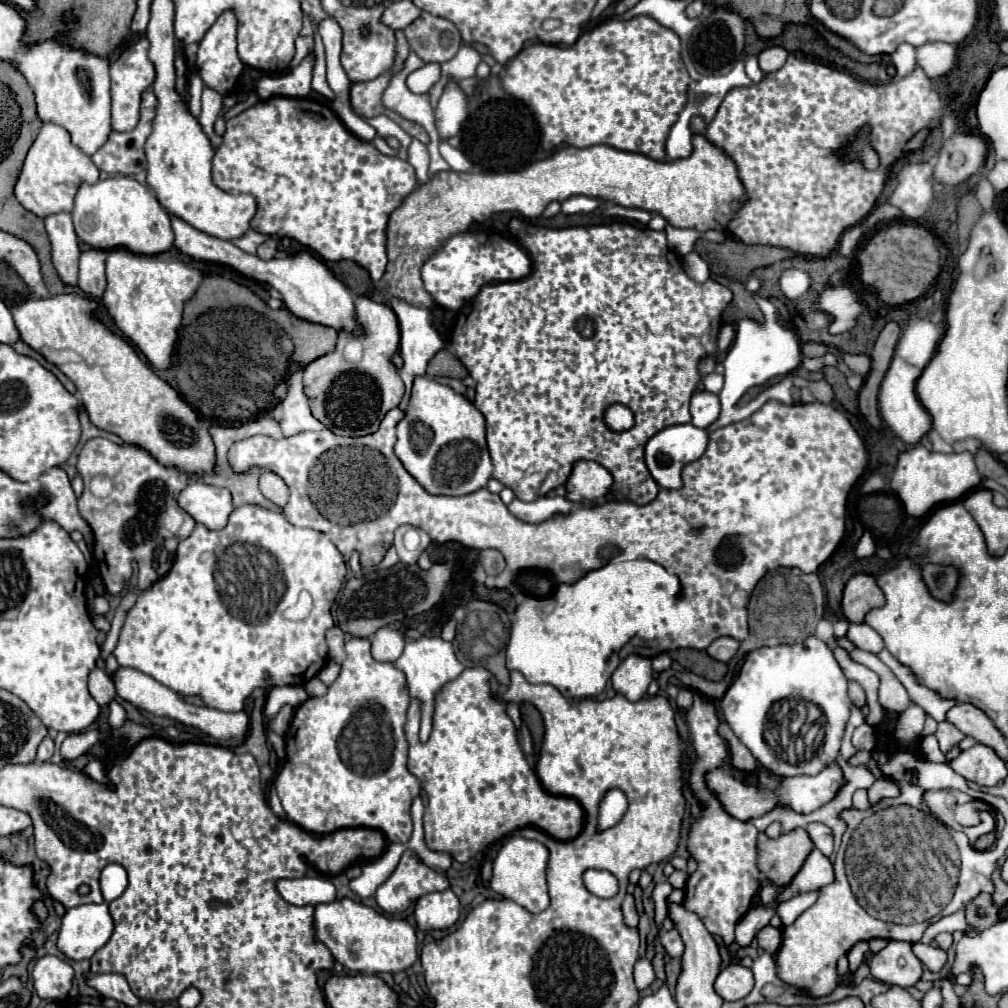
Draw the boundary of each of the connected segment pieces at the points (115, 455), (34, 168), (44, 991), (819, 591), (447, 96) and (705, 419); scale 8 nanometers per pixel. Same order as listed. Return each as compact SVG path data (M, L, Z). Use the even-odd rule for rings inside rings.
M91 438L79 452L77 472L81 474L85 488L79 498L79 514L93 530L93 556L101 566L101 578L105 582L107 594L117 596L129 588L133 574L133 560L153 556L153 550L167 536L189 536L195 520L183 512L181 530L171 534L165 528L165 522L159 520L161 514L169 508L177 508L177 494L187 486L187 474L161 466L145 450L137 446L119 446L107 438ZM95 476L105 476L111 480L113 488L109 496L93 496L89 484Z
M43 124L19 172L15 196L23 208L37 214L39 218L47 218L49 214L71 212L77 186L81 186L81 182L93 184L97 180L99 180L97 166L91 162L87 154L83 154L77 146L71 144L69 134L57 124Z
M43 956L33 968L33 982L39 998L61 1002L71 990L73 968L57 956Z
M777 568L773 570L773 576L769 576L769 582L773 578L773 592L765 586L755 586L751 600L747 604L749 610L749 636L741 642L741 648L733 660L737 664L741 658L745 658L747 652L763 648L763 646L779 646L779 644L795 644L803 642L803 638L809 638L815 634L817 622L823 618L823 586L815 574L805 574L797 568ZM757 624L769 624L761 628Z
M449 80L445 84L443 96L439 100L439 106L435 110L435 122L437 122L437 132L441 138L451 138L455 136L463 122L467 118L467 100L463 90L459 88L457 82Z
M701 390L693 394L691 398L691 424L697 428L707 428L711 426L721 412L719 398L707 390Z

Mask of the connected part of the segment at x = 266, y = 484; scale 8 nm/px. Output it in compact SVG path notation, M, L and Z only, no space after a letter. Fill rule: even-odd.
M261 470L259 474L259 488L265 498L269 498L273 504L283 508L289 500L289 488L285 486L283 478L271 470Z

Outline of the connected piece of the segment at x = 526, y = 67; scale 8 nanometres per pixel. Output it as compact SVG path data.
M645 16L631 20L605 20L593 30L581 34L569 48L529 44L513 58L513 62L507 64L503 76L503 88L533 110L541 128L543 150L549 152L559 146L587 148L607 144L617 150L645 154L653 160L665 158L665 138L669 134L669 126L673 126L685 106L687 84L689 74L681 62L681 44L677 34Z

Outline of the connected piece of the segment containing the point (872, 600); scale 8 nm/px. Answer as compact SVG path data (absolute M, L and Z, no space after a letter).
M857 574L845 584L843 592L843 614L853 624L863 624L865 614L873 608L881 608L885 596L877 586L877 580L867 574Z

